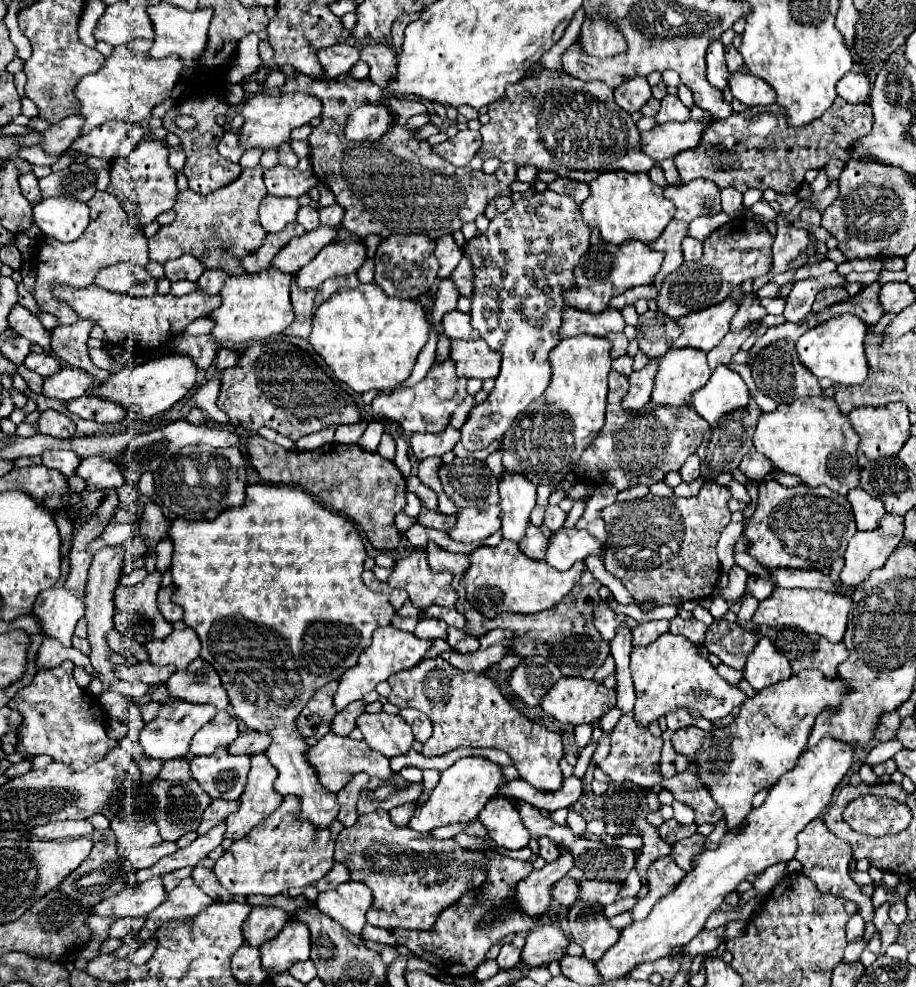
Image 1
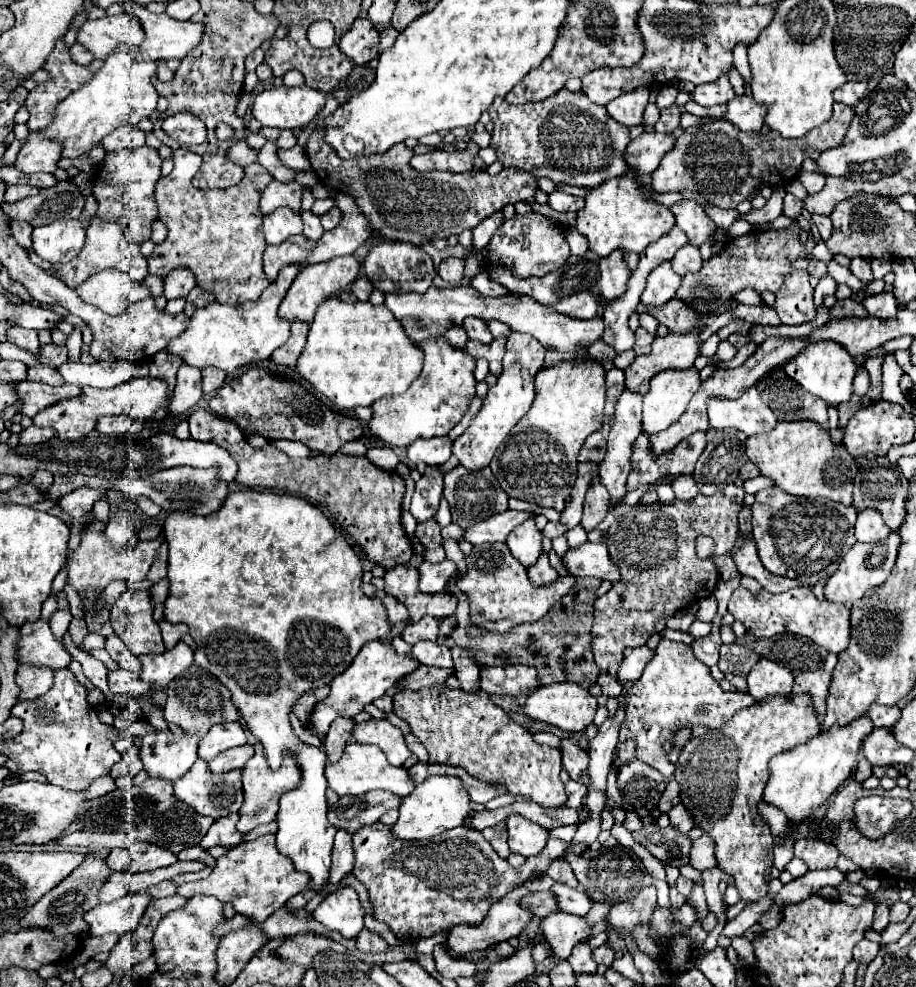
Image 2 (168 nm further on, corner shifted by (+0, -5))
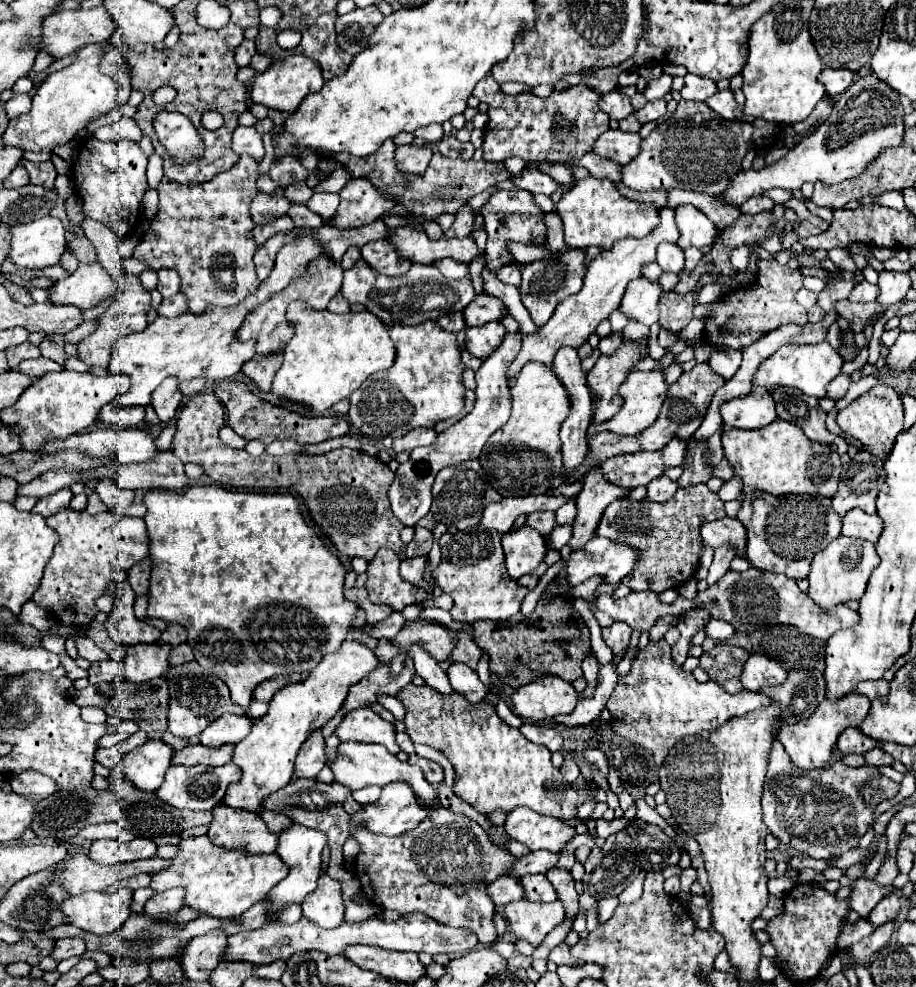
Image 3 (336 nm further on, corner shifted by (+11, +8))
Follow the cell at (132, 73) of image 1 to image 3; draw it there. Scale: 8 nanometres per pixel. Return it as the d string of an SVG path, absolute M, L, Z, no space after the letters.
M110 39L90 43L78 51L78 57L72 65L48 75L48 79L32 97L30 113L8 123L8 129L2 135L4 145L20 147L24 151L52 151L56 145L68 143L90 121L96 121L108 115L114 107L128 103L128 97L132 93L132 71L128 67L122 67L118 75L106 75L100 69L106 47L110 47Z

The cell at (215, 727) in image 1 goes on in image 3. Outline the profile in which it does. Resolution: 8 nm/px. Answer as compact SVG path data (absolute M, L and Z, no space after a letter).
M224 713L200 733L200 743L206 747L220 747L224 743L236 743L248 735L250 727L252 727L252 719Z

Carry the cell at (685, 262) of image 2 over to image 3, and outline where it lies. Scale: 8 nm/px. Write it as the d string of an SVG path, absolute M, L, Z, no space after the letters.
M662 243L658 247L656 261L662 267L662 271L680 273L684 269L684 251L676 243Z

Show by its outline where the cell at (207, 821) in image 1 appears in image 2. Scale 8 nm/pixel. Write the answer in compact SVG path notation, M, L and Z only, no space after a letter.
M229 814L225 818L219 818L213 822L213 826L209 828L209 832L205 834L205 838L201 840L201 846L205 850L213 848L213 846L223 846L223 848L233 848L237 844L243 842L243 834L235 828L239 816L237 814Z

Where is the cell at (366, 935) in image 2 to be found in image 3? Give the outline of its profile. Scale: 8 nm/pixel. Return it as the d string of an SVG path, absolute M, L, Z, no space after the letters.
M294 779L286 785L286 789L280 789L276 793L272 793L272 797L268 797L268 801L264 801L266 809L274 809L284 813L290 819L296 819L296 823L300 825L316 825L316 829L324 831L328 837L328 847L332 851L330 855L330 865L328 865L328 875L336 881L342 883L342 893L344 893L344 905L346 905L346 913L344 913L344 921L346 923L362 923L370 917L376 915L376 907L372 903L356 903L354 895L360 893L360 883L356 881L356 877L352 873L346 873L344 869L344 857L342 857L342 843L348 839L350 835L350 815L344 811L344 801L352 791L348 791L344 785L340 783L318 783L314 779Z

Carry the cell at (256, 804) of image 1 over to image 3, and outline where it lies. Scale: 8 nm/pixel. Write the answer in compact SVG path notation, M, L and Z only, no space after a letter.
M344 641L344 649L340 649L340 653L330 653L328 657L324 657L324 661L320 661L320 665L312 669L308 679L280 689L280 693L276 693L274 701L270 703L268 713L256 719L248 737L234 745L232 763L240 767L242 777L226 789L224 803L240 811L260 813L262 801L270 793L286 787L292 781L294 759L308 733L322 727L330 717L334 717L346 701L348 689L356 685L364 677L364 673L370 673L378 665L380 659L372 649L358 641Z

